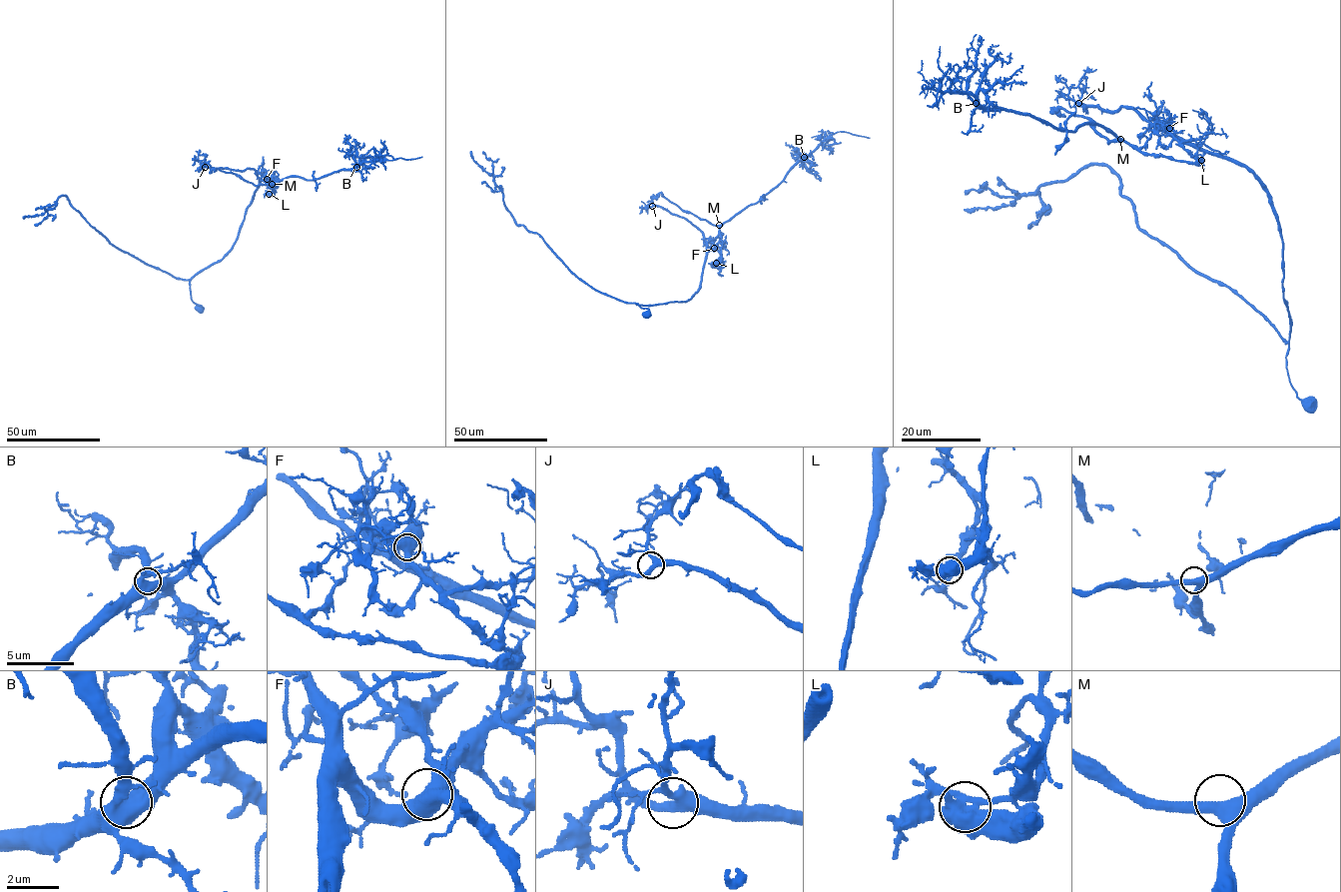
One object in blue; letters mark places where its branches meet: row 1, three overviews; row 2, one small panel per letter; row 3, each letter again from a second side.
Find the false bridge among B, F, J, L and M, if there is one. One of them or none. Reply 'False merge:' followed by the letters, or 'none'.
False merge: L

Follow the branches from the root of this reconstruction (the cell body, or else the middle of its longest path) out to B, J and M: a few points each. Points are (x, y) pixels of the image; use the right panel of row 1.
B: (1312, 404), (1289, 381), (1281, 229), (1251, 171), (1161, 130), (1132, 147), (1097, 124), (1061, 130), (976, 103)
J: (1312, 404), (1303, 403), (1289, 381), (1283, 242), (1266, 186), (1244, 166), (1156, 129), (1133, 108), (1078, 103)
M: (1312, 404), (1303, 403), (1289, 381), (1283, 242), (1266, 186), (1244, 166), (1161, 130), (1141, 147), (1120, 139)

